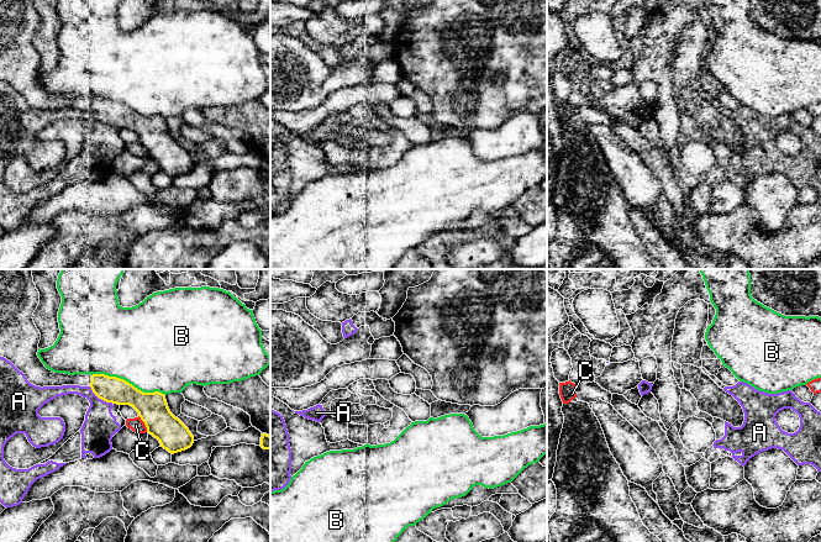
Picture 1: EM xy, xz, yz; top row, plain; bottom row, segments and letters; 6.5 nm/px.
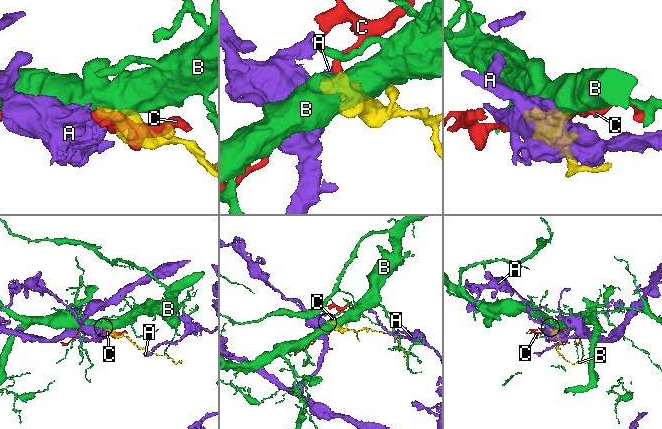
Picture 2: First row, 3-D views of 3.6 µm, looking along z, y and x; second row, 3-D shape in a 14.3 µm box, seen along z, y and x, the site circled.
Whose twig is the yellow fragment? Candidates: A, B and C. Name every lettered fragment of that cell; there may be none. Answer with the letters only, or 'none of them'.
none of them

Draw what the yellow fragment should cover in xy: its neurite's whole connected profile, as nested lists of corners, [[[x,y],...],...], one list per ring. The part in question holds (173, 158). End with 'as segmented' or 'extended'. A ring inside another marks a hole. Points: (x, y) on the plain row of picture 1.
[[[0,0],[0,80],[10,84],[25,98],[27,104],[36,110],[90,110],[93,116],[106,126],[132,130],[144,146],[147,156],[157,162],[160,170],[172,178],[185,174],[193,169],[194,159],[189,152],[170,136],[164,117],[159,115],[143,116],[123,102],[105,98],[69,99],[47,93],[37,79],[41,57],[32,42],[38,27],[40,16],[33,6],[33,0]]] | extended

